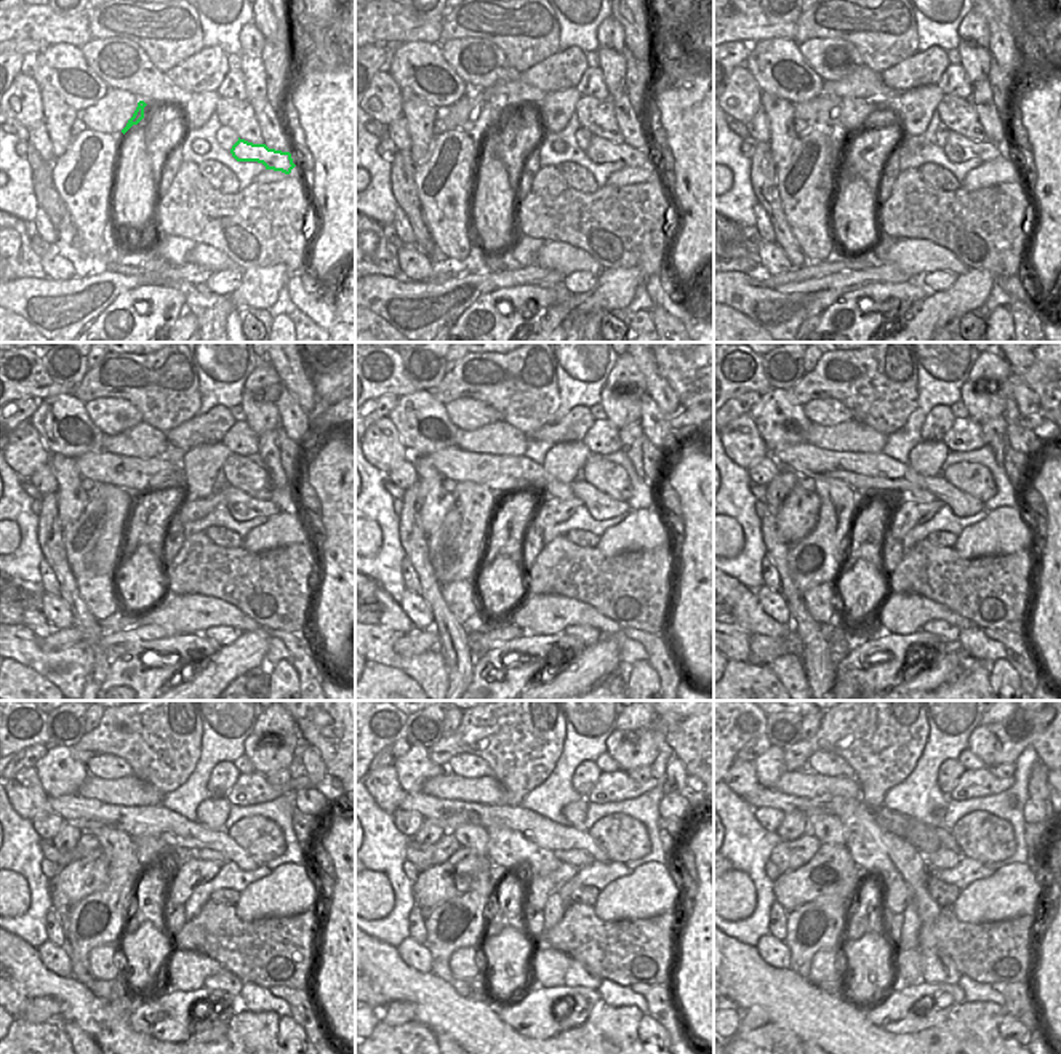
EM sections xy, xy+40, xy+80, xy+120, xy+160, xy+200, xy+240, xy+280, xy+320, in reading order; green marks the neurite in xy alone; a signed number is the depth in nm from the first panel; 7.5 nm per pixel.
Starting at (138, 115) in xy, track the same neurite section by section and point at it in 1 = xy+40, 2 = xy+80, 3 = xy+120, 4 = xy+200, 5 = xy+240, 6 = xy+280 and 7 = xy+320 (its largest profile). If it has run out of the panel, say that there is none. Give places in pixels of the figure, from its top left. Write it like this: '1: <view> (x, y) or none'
1: xy+40 (493, 115)
2: xy+80 (828, 111)
3: xy+120 (141, 475)
4: xy+200 (861, 471)
5: xy+240 (173, 829)
6: xy+280 (536, 829)
7: xy+320 (762, 797)

